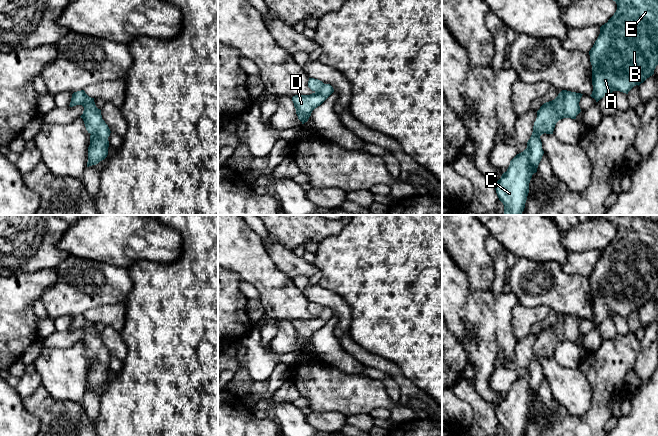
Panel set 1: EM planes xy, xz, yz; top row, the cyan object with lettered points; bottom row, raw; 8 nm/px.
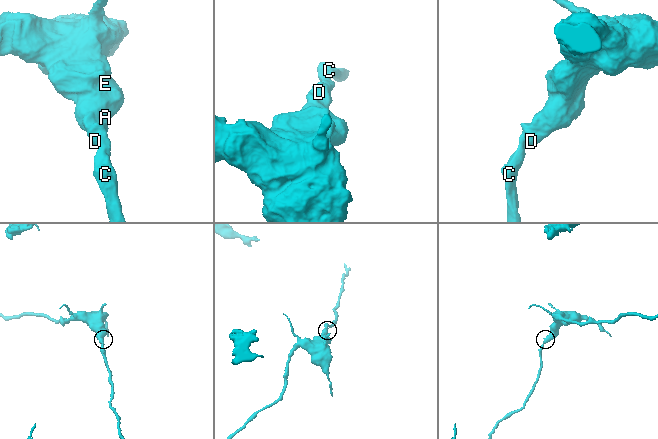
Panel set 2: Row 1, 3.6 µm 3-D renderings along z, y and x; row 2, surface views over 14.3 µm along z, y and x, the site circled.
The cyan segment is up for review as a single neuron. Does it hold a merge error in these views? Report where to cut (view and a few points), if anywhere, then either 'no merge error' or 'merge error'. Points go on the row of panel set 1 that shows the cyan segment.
cut none; no merge error

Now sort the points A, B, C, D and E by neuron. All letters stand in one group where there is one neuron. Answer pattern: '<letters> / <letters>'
A B C D E

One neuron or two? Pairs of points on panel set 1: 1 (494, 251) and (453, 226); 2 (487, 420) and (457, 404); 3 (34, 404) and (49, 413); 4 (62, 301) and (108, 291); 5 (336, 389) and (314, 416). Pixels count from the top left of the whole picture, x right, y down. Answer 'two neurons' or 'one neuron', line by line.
1: two neurons
2: two neurons
3: one neuron
4: one neuron
5: two neurons

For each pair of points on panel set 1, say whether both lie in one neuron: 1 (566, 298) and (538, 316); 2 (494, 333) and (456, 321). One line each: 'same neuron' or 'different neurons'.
1: different neurons
2: same neuron

